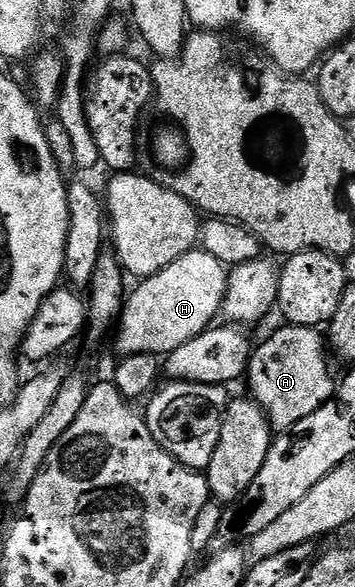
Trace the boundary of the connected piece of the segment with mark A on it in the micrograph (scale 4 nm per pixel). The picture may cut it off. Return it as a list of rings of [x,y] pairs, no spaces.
[[[281,325],[274,335],[252,348],[249,357],[249,391],[254,403],[259,404],[274,432],[290,431],[303,417],[311,417],[335,394],[335,378],[329,368],[330,356],[322,332],[316,327]]]

